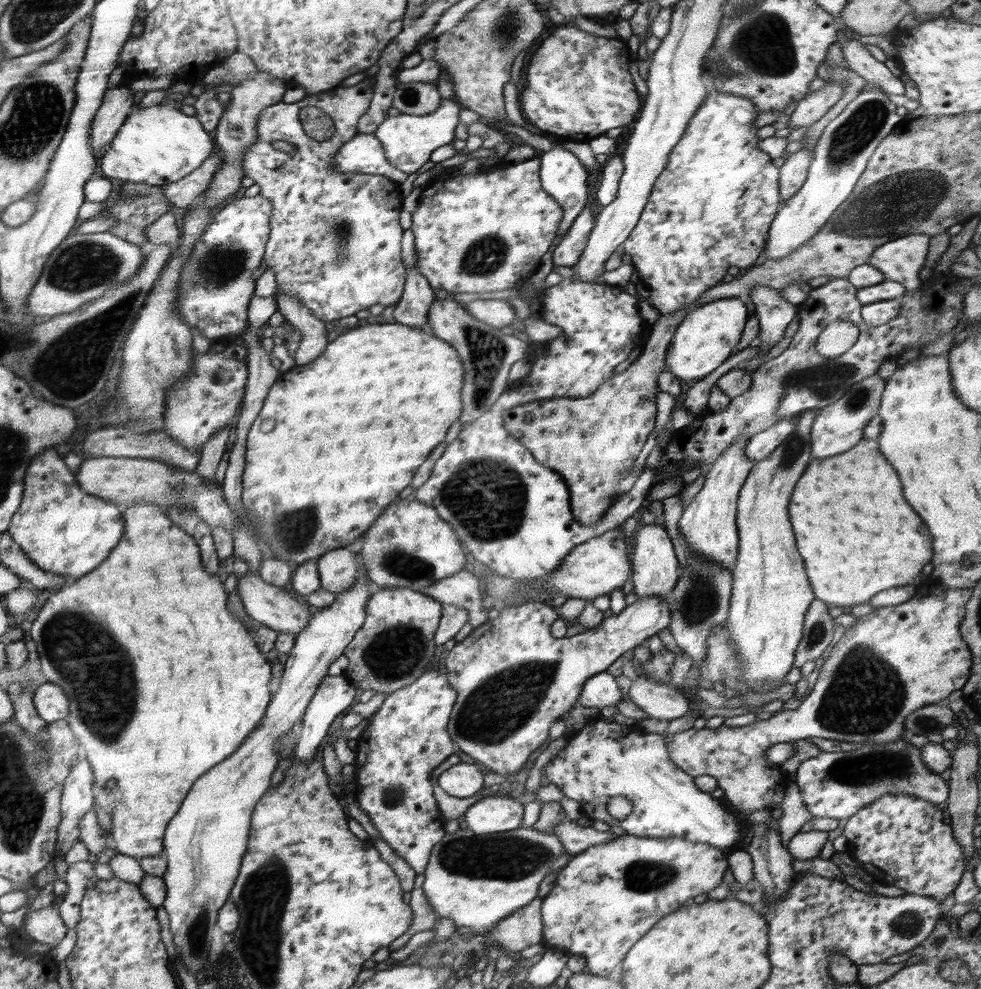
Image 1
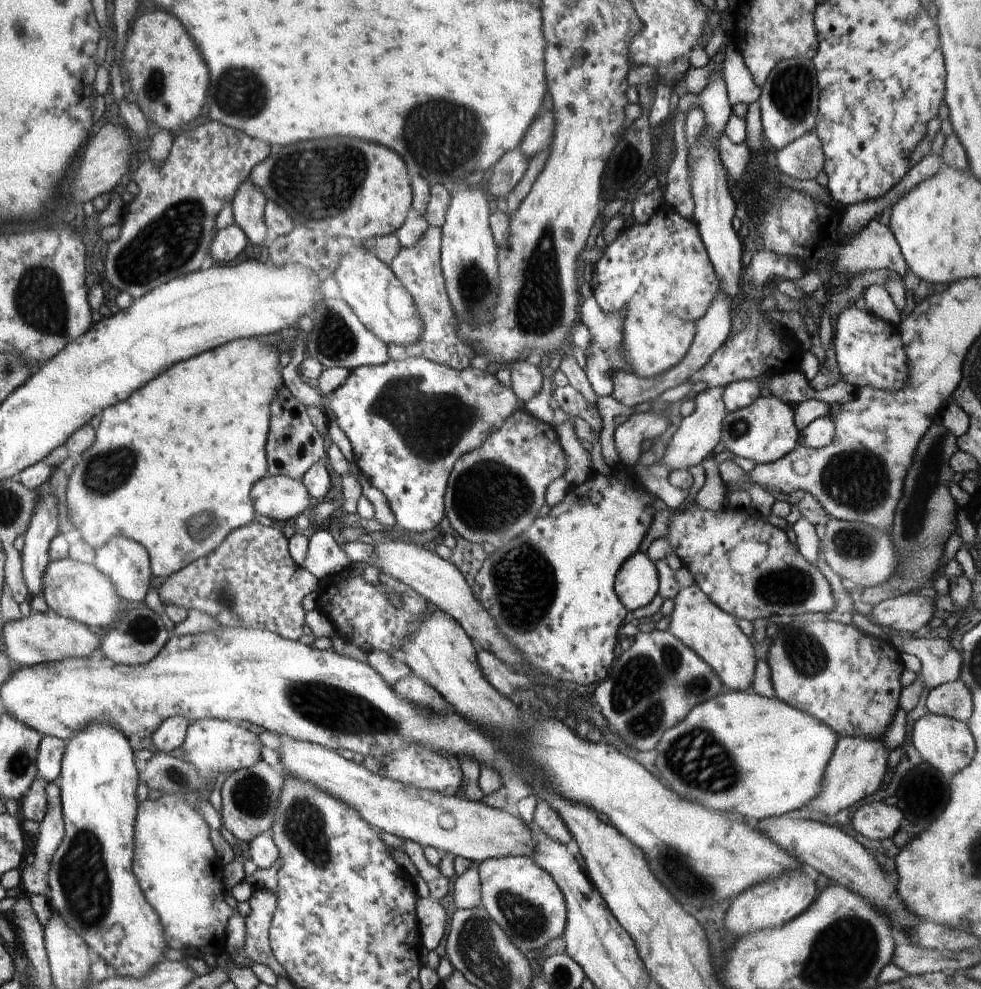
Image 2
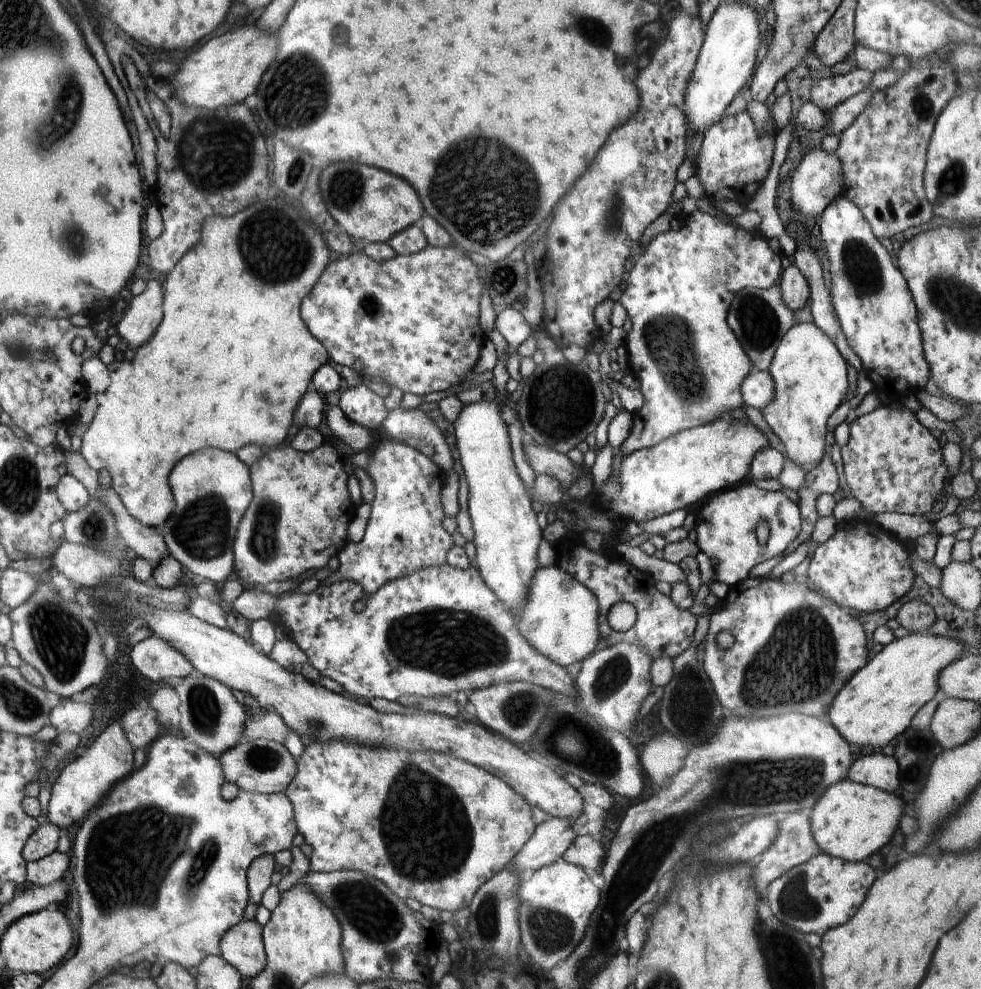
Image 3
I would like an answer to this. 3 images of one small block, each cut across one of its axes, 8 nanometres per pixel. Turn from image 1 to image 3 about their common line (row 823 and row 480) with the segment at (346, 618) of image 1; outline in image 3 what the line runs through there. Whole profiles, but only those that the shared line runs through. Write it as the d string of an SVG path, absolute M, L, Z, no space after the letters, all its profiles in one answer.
M204 448L174 466L169 482L174 510L162 524L168 552L193 580L224 582L234 568L234 540L238 524L252 502L250 469L234 453Z

